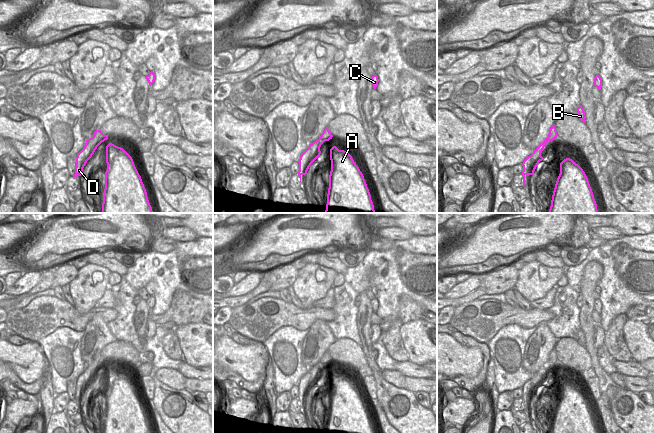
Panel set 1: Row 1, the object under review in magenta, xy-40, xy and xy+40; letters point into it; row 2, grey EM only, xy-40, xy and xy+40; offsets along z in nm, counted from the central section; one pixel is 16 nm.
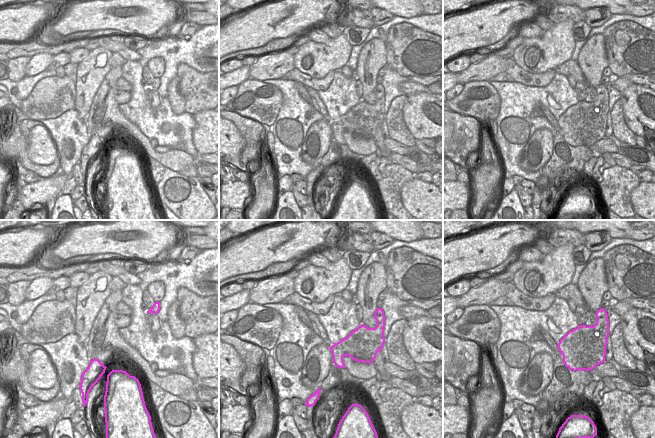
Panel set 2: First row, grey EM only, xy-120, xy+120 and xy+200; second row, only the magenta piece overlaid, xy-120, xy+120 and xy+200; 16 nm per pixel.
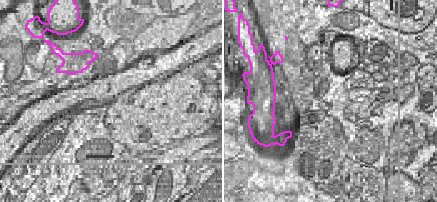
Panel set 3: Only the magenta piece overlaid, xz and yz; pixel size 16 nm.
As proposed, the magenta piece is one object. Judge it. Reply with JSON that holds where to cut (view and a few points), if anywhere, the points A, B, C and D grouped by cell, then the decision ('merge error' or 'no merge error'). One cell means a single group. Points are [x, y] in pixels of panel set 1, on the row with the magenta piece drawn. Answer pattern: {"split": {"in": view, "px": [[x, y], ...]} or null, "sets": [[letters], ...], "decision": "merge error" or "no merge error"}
{"split": {"in": "xy+40", "px": [[549, 130], [553, 139]]}, "sets": [["A", "D"], ["B", "C"]], "decision": "merge error"}

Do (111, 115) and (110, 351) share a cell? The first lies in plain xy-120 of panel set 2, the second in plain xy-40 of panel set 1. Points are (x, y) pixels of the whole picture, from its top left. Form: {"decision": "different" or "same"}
{"decision": "different"}

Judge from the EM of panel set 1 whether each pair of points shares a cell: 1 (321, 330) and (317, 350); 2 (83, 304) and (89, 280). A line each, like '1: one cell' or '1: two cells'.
1: one cell
2: one cell

